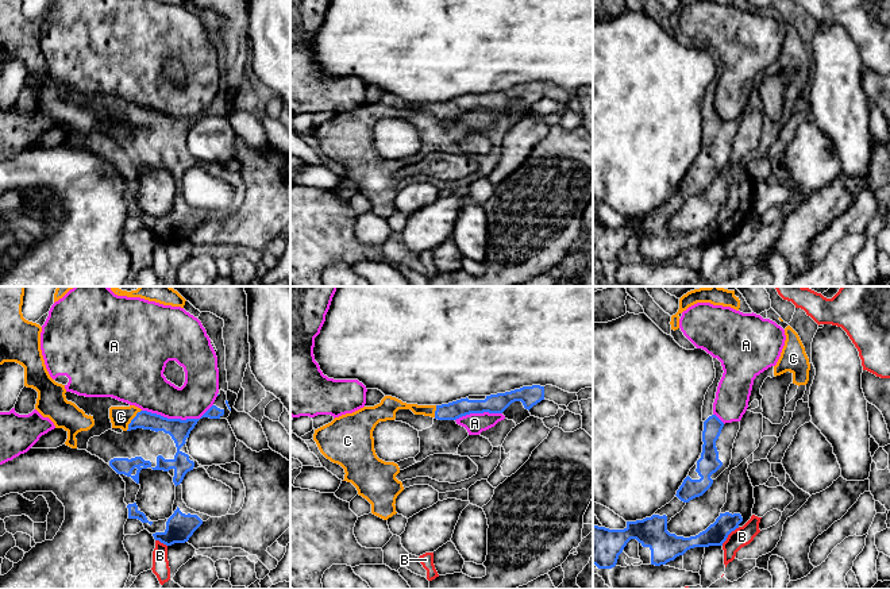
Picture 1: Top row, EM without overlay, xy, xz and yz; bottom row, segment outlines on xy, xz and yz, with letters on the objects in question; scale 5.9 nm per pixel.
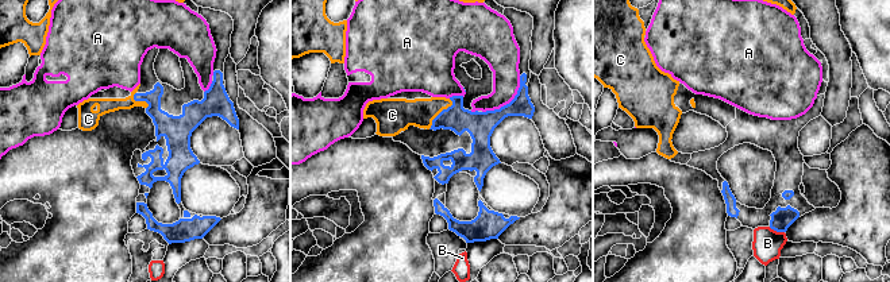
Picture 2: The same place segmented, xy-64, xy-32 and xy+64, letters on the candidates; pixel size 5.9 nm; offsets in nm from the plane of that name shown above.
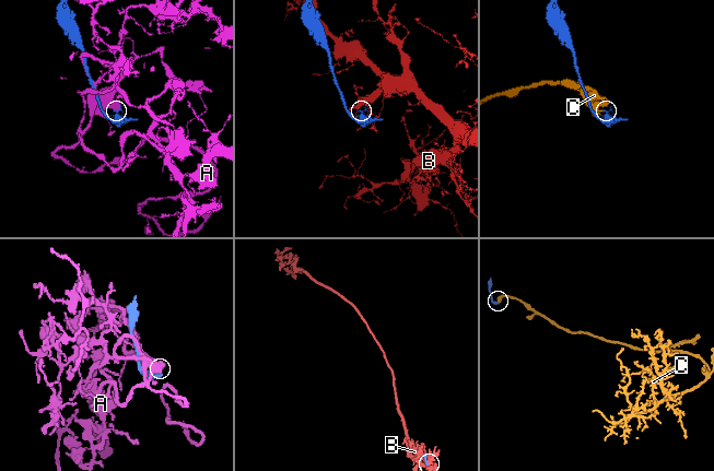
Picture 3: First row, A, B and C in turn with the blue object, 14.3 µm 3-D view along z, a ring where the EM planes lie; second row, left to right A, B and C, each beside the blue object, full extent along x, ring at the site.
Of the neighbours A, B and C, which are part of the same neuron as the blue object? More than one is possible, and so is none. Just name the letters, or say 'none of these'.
C

